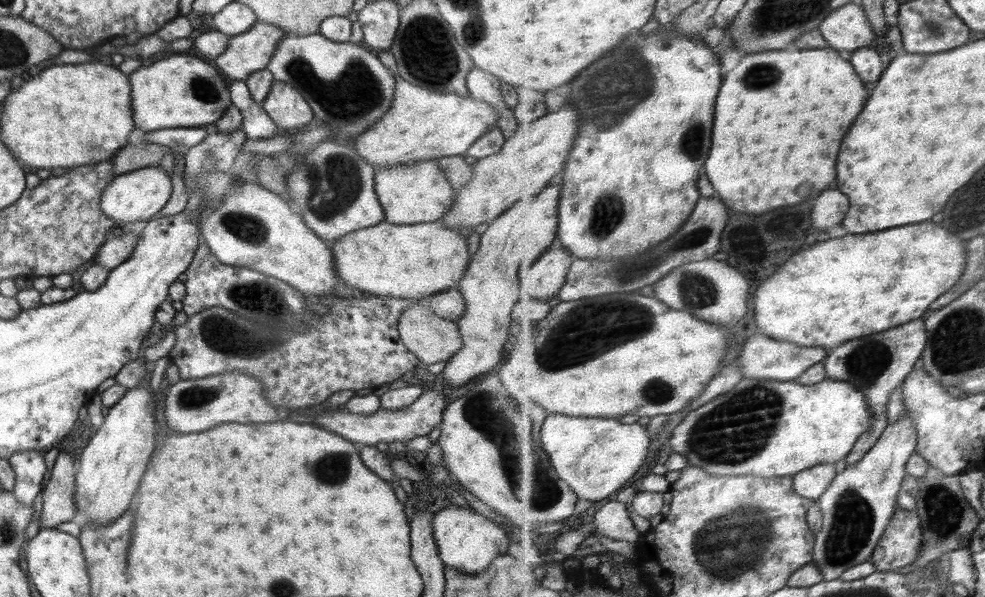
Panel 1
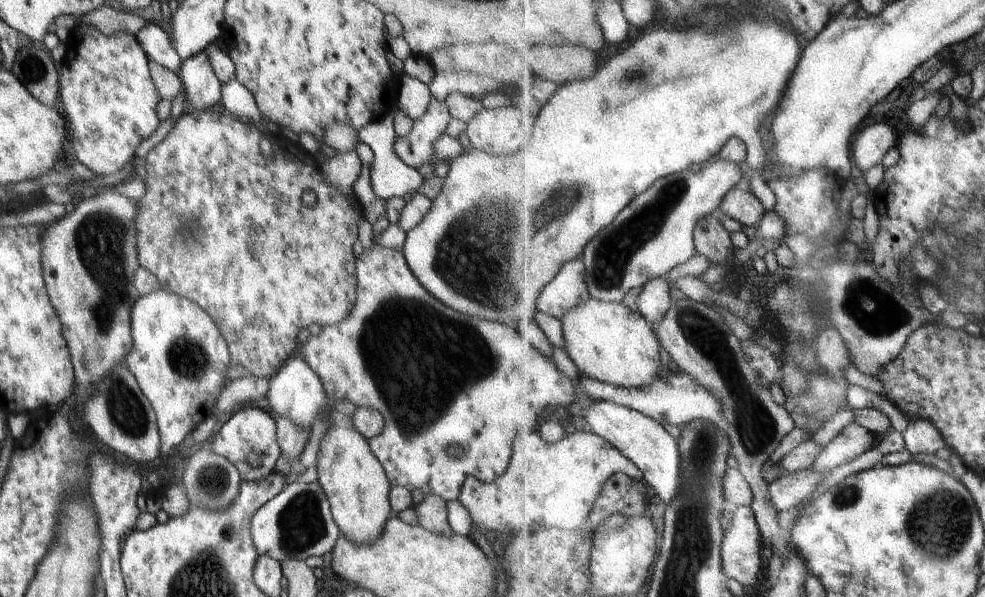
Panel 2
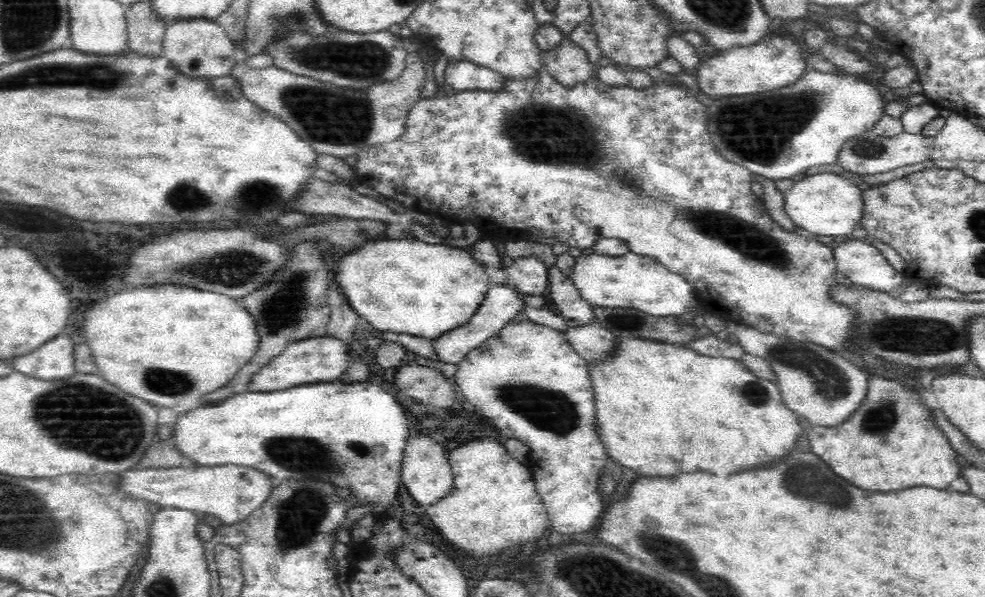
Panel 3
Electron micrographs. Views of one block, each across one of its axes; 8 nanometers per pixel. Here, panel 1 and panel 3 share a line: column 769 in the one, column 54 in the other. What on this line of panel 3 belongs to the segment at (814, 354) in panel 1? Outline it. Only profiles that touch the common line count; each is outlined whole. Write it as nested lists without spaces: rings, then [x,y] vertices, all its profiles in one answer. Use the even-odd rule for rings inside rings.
[[[66,334],[53,336],[30,352],[8,360],[12,370],[40,380],[74,374],[73,341]]]

